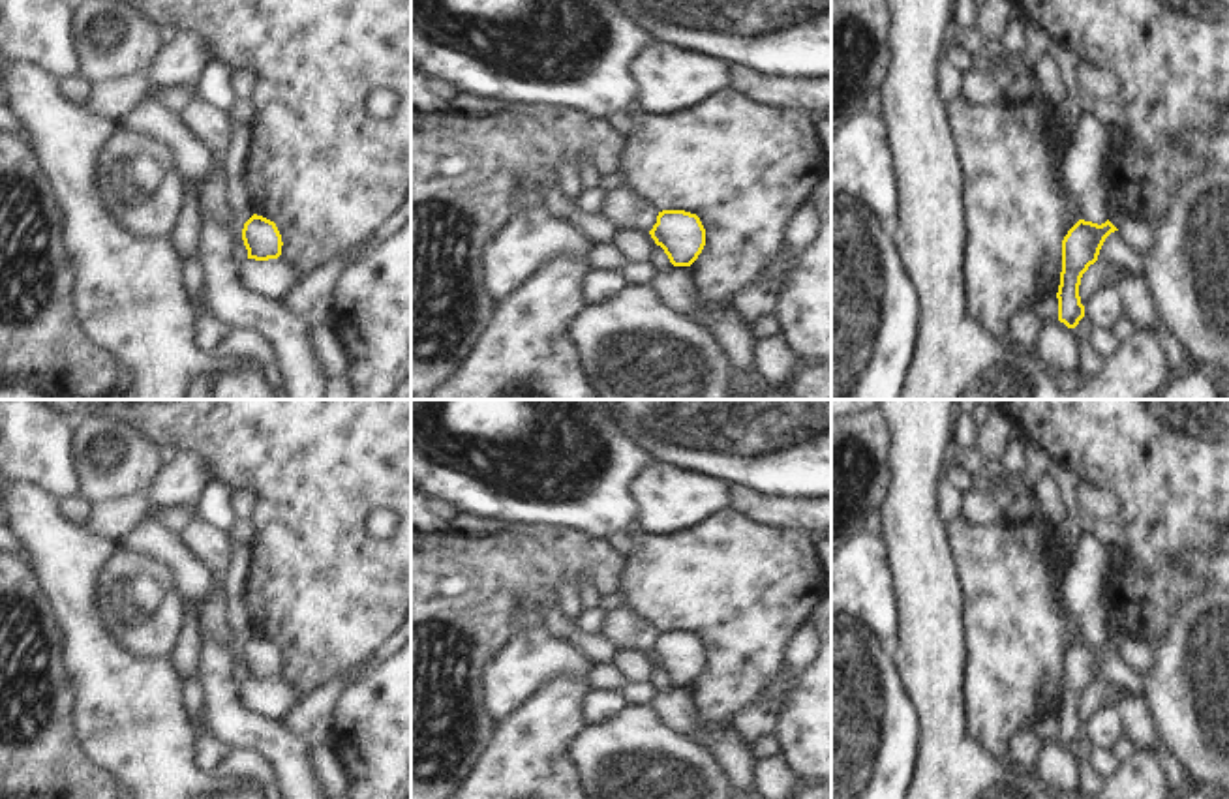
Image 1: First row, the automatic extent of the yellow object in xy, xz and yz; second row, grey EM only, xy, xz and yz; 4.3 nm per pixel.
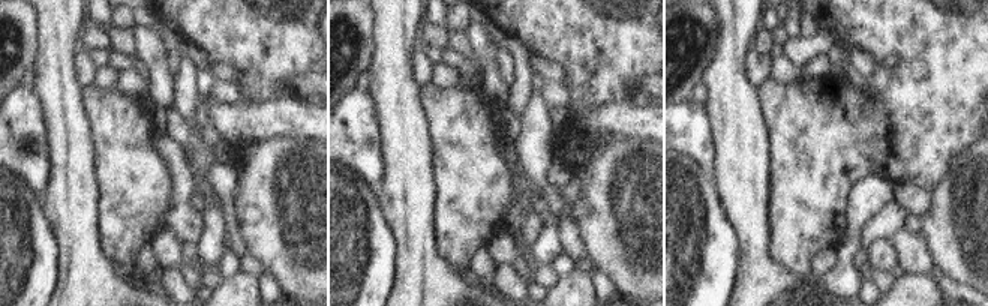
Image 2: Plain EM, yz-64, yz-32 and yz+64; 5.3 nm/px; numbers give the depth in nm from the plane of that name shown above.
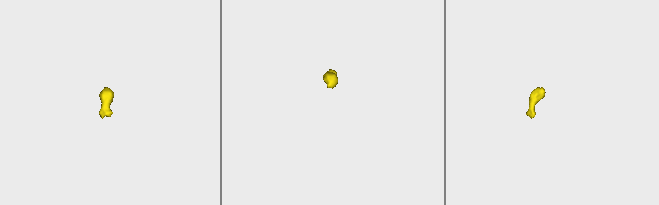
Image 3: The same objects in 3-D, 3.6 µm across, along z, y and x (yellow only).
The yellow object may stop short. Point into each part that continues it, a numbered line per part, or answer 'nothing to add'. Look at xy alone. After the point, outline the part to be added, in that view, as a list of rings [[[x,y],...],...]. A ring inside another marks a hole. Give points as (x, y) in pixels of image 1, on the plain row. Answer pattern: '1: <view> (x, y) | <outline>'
nothing to add

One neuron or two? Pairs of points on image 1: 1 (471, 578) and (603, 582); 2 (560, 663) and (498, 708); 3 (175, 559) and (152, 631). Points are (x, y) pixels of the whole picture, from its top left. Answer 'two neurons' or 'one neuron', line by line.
1: one neuron
2: one neuron
3: two neurons

